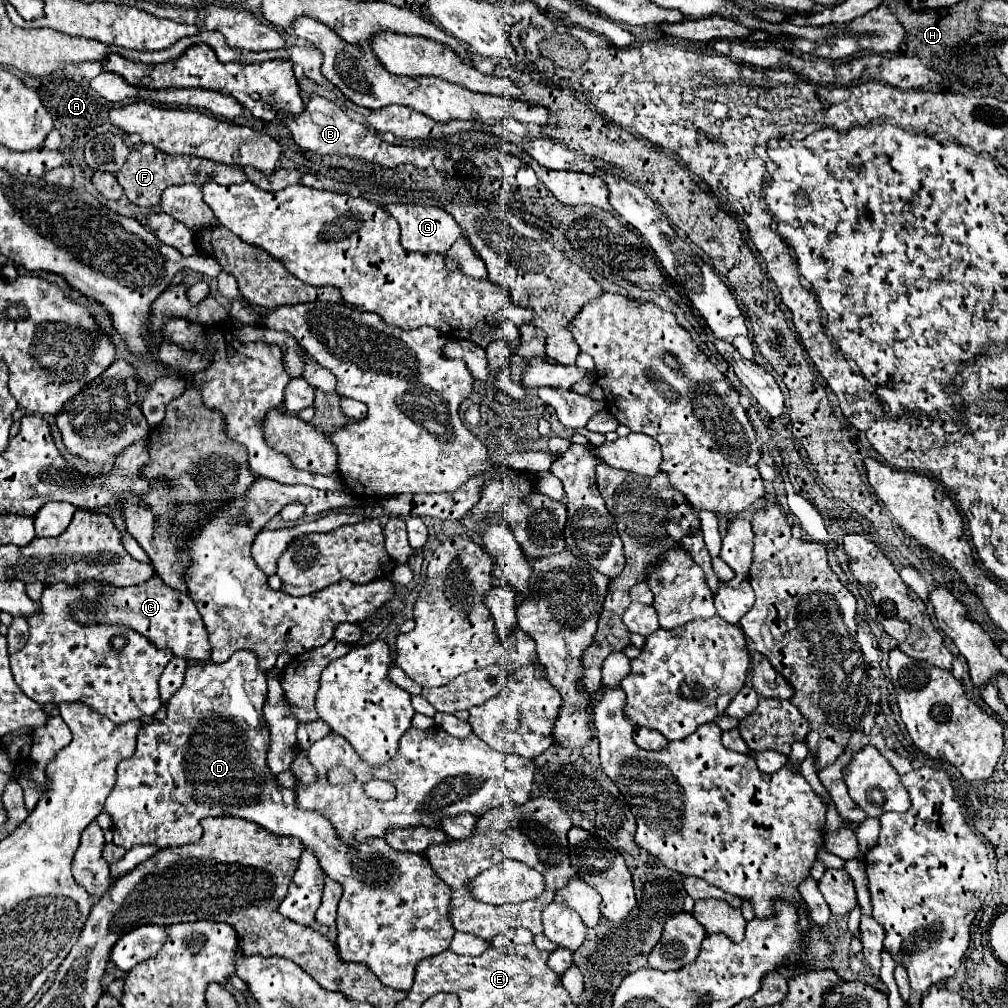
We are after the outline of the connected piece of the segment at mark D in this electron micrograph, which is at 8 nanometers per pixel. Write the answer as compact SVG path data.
M237 651L229 661L221 663L221 665L217 665L217 663L193 663L191 667L187 667L183 685L167 701L167 717L163 721L153 721L149 725L143 725L139 735L137 735L137 749L135 749L133 757L121 761L119 767L117 767L117 783L113 785L113 791L109 793L107 803L105 803L105 811L111 815L111 821L113 821L113 825L111 825L113 843L121 845L125 849L131 849L133 845L143 845L143 843L153 843L153 845L159 845L161 849L165 849L165 847L177 847L177 845L187 845L187 843L197 843L201 839L201 825L199 825L199 821L205 819L205 817L219 817L219 815L233 815L233 817L241 817L241 819L253 821L253 823L269 829L275 835L293 835L293 837L299 837L303 841L303 845L317 855L317 859L319 859L321 867L325 869L325 873L333 881L343 885L343 897L341 897L339 913L337 913L337 931L339 931L337 953L339 953L339 959L343 963L363 963L363 965L367 965L379 977L379 981L383 985L407 993L413 987L415 965L421 959L425 959L425 957L433 957L433 955L449 949L449 945L451 945L451 939L455 935L455 927L451 925L451 919L449 919L449 911L451 911L451 887L447 887L447 883L437 877L437 873L431 869L431 865L429 865L425 855L409 853L409 851L395 851L393 847L387 845L385 839L363 841L363 845L355 845L355 847L345 845L339 839L339 835L335 833L335 827L331 825L331 821L327 821L321 813L299 809L295 805L295 791L293 789L281 789L277 785L277 779L271 777L271 771L269 771L269 767L265 763L267 749L269 749L269 739L265 739L265 723L263 723L263 711L261 711L263 709L263 701L267 697L267 679L265 679L265 675L267 675L267 671L259 669L257 657L255 657L253 651Z

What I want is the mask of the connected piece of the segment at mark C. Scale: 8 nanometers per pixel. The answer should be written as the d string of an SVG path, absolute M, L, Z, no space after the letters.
M153 577L147 583L135 585L135 587L119 587L113 589L109 601L101 601L101 605L91 611L91 605L83 605L75 617L83 623L127 623L137 633L145 635L153 645L159 649L171 649L175 657L193 659L193 661L209 661L211 657L211 645L207 641L207 629L203 625L203 619L195 607L195 601L179 593L163 583L161 577Z

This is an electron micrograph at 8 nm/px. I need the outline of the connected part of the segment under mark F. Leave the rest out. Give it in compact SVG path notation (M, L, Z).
M131 151L125 165L121 167L121 171L115 173L115 177L117 177L119 185L125 189L127 199L139 207L159 205L159 197L161 197L163 189L167 189L171 185L183 185L183 183L203 185L207 181L221 185L232 185L241 184L247 180L243 168L238 165L217 163L189 155L167 155L163 151L155 151L149 157L143 157L141 151Z

